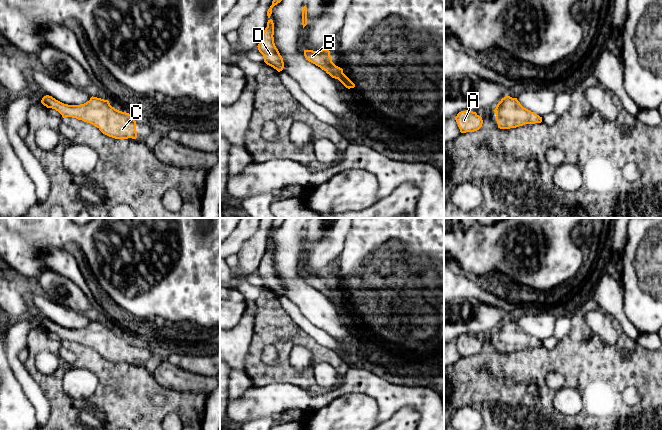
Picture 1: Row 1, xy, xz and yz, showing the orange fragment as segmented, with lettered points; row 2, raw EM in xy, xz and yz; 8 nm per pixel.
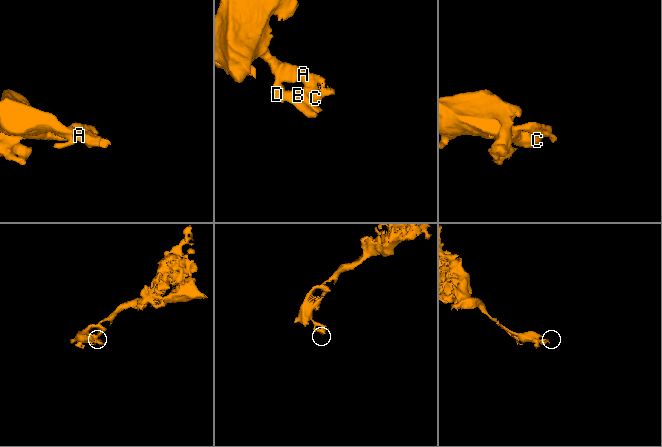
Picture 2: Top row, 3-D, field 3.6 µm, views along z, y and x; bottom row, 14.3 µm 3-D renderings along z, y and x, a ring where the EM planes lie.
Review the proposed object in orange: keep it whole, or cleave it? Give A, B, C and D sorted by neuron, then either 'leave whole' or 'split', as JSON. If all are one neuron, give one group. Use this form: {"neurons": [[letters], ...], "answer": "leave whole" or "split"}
{"neurons": [["A", "B", "C", "D"]], "answer": "leave whole"}

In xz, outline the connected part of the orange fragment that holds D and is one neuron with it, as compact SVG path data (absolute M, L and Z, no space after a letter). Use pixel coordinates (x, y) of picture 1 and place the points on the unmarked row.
M275 218L273 221L272 229L267 235L267 240L269 242L267 246L267 251L265 252L260 266L258 268L258 274L264 281L264 286L276 293L278 296L282 295L284 292L283 282L280 279L278 273L274 267L274 247L273 244L270 242L272 238L272 232L280 227L284 221L284 218Z

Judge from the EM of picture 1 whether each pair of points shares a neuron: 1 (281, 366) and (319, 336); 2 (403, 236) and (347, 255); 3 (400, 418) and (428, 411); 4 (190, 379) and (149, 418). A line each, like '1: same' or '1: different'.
1: different
2: same
3: different
4: different

